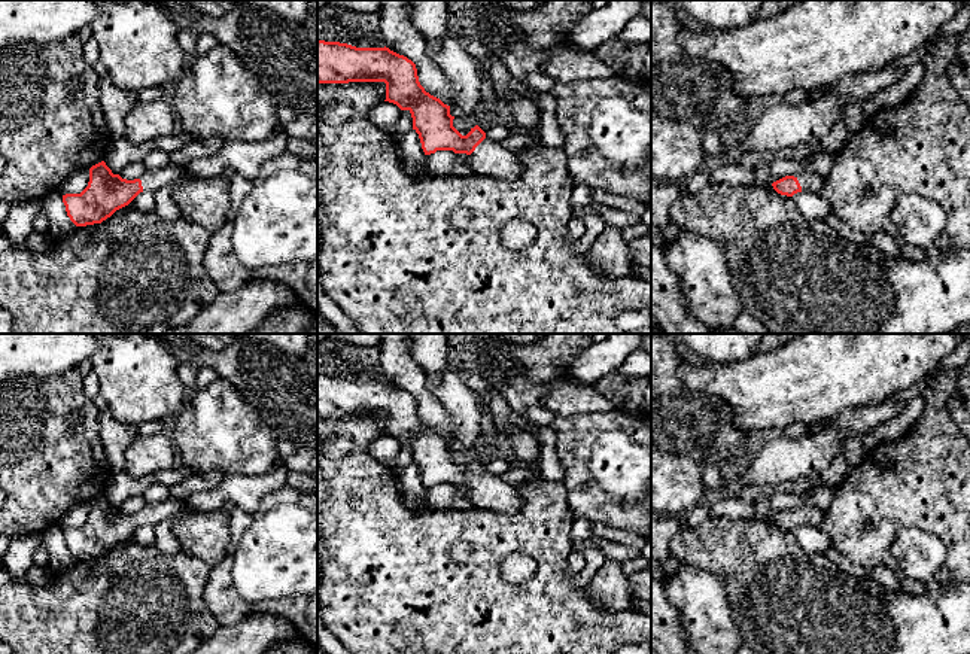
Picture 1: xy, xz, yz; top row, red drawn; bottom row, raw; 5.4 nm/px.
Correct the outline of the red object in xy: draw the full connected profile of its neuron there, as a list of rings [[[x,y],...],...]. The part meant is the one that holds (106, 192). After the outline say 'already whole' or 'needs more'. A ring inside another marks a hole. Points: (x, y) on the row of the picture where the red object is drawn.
[[[104,161],[89,168],[88,186],[80,194],[63,195],[67,216],[76,226],[101,223],[128,206],[140,192],[156,192],[176,183],[185,168],[170,162],[159,170],[146,168],[140,179],[127,180],[113,174]]] | needs more

